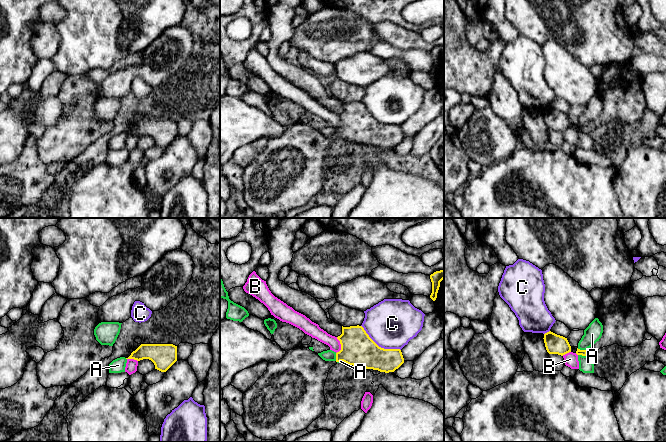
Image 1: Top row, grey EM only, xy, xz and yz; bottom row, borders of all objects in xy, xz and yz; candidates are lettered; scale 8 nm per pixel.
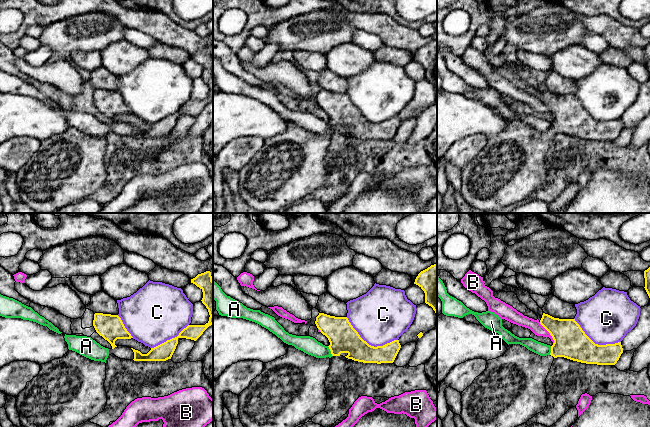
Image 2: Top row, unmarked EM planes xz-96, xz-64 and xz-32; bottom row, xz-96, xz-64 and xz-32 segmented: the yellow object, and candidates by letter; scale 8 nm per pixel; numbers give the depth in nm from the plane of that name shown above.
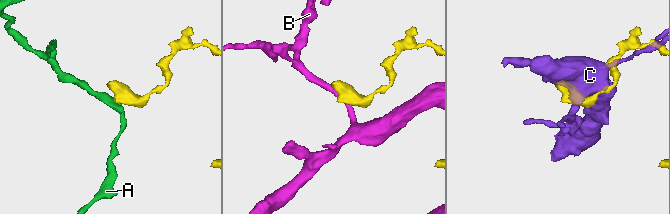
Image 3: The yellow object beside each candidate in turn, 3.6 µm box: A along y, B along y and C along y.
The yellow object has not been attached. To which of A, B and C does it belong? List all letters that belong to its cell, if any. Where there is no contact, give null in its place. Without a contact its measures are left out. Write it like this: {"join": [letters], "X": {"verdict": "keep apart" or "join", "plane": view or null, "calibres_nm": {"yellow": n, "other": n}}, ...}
{"join": [], "A": {"verdict": "keep apart", "plane": "yz", "calibres_nm": {"yellow": 50, "other": 140}}, "B": {"verdict": "keep apart", "plane": "xz", "calibres_nm": {"yellow": 280, "other": 100}}, "C": {"verdict": "keep apart", "plane": "xz", "calibres_nm": {"yellow": 280, "other": 400}}}

